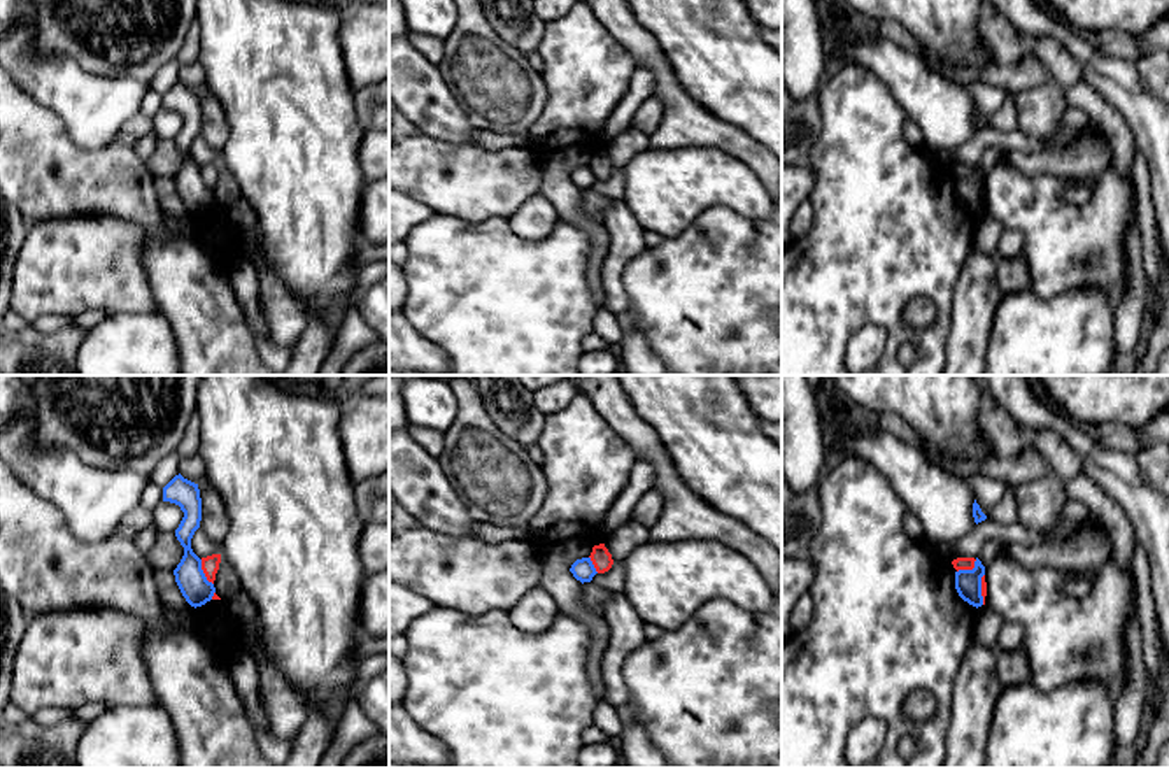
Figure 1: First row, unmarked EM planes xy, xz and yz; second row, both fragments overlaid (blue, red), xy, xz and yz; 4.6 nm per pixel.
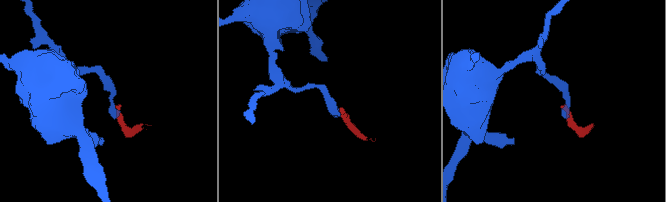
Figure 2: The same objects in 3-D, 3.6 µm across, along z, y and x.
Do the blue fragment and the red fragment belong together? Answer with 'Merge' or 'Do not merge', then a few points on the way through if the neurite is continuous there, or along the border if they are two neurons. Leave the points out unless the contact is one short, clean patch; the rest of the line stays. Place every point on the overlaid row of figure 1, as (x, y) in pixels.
Do not merge. Boundary: xy (200, 560), (200, 568), (212, 584)

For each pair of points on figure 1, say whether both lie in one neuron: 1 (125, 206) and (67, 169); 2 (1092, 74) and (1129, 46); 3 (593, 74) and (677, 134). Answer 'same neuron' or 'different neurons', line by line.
1: same neuron
2: different neurons
3: different neurons

